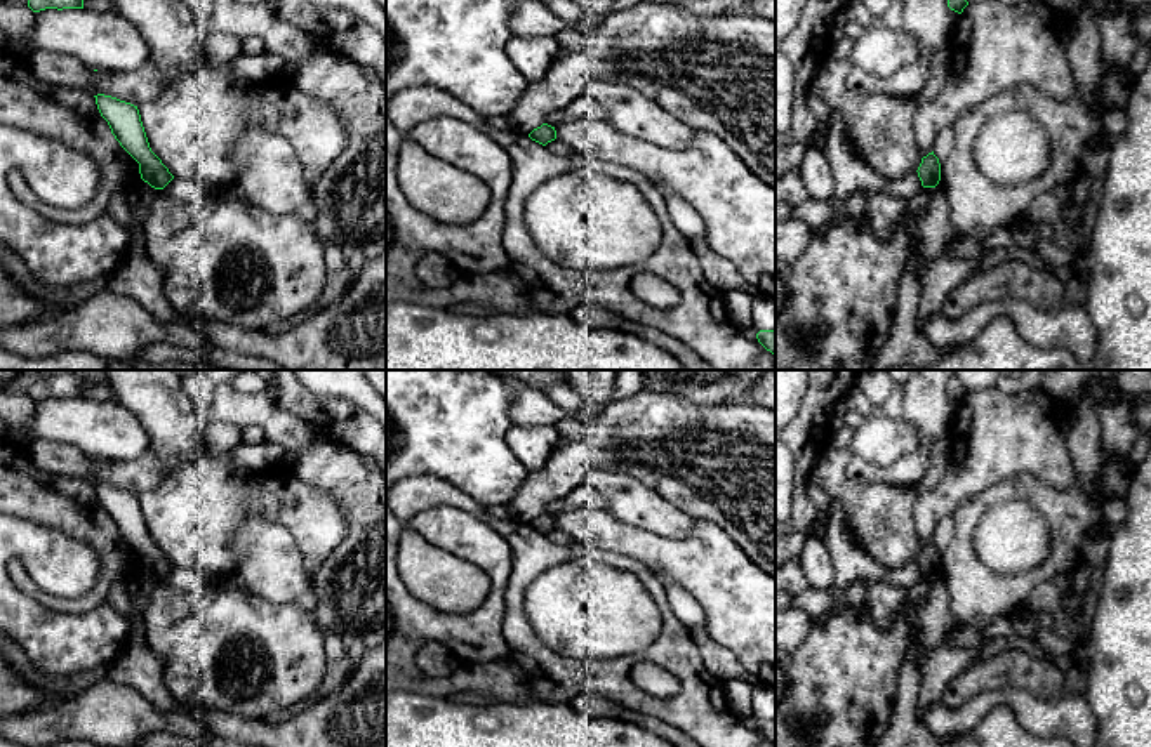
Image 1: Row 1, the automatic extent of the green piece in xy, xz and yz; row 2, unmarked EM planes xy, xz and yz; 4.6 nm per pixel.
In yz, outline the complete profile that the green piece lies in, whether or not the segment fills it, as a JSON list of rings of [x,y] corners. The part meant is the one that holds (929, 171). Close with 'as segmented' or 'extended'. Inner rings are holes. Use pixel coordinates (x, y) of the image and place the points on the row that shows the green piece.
[[[934,151],[921,158],[921,163],[916,172],[923,188],[935,188],[939,184],[941,163]]]; as segmented

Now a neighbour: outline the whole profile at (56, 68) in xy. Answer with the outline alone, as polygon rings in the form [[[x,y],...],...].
[[[35,50],[26,59],[31,73],[42,82],[92,96],[111,96],[134,106],[155,99],[163,87],[163,75],[153,57],[129,73],[94,71],[77,57],[52,50]]]

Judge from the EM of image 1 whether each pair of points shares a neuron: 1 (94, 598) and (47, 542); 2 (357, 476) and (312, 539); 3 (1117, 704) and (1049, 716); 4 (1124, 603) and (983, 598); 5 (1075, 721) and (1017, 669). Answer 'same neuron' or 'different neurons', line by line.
1: different neurons
2: different neurons
3: different neurons
4: different neurons
5: different neurons

